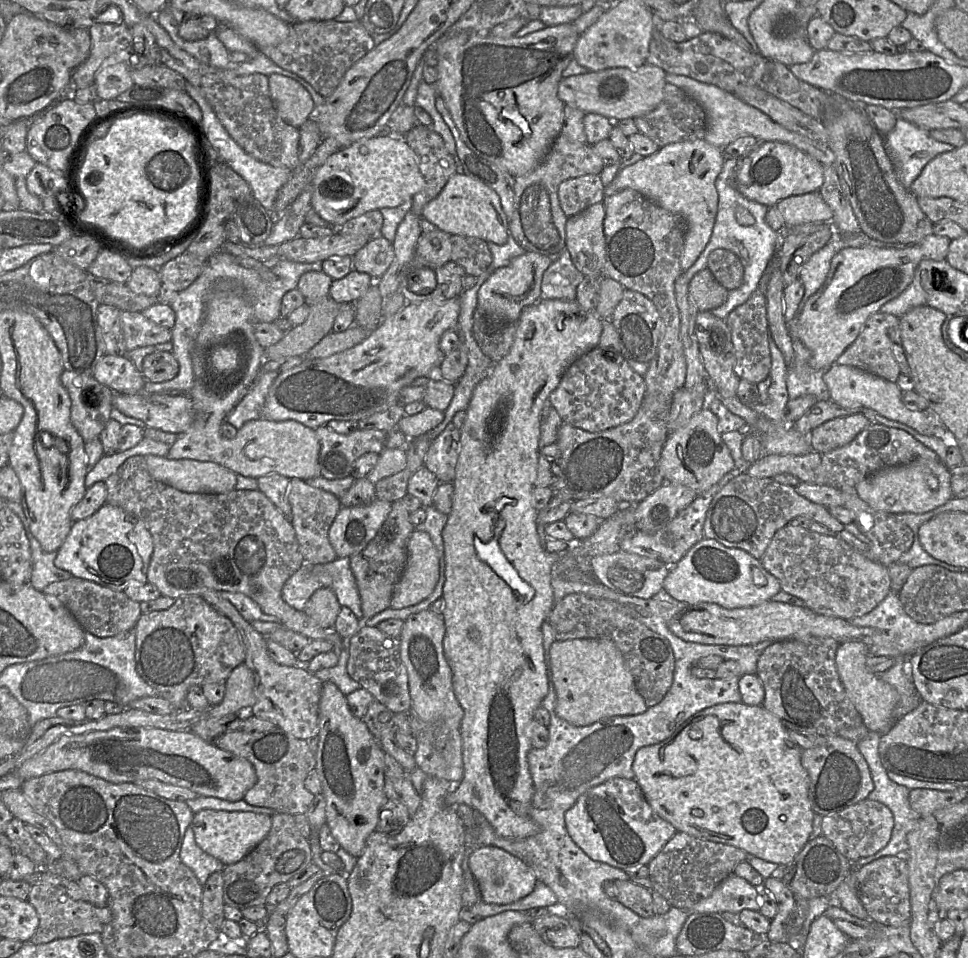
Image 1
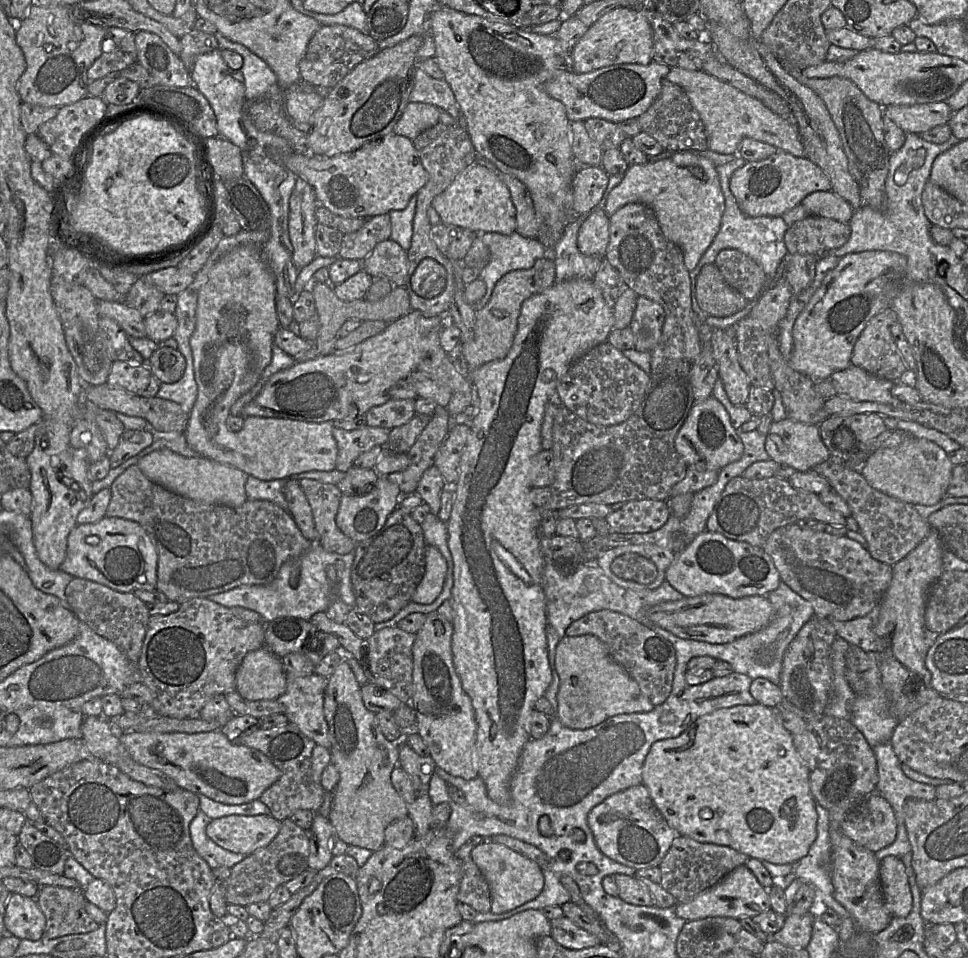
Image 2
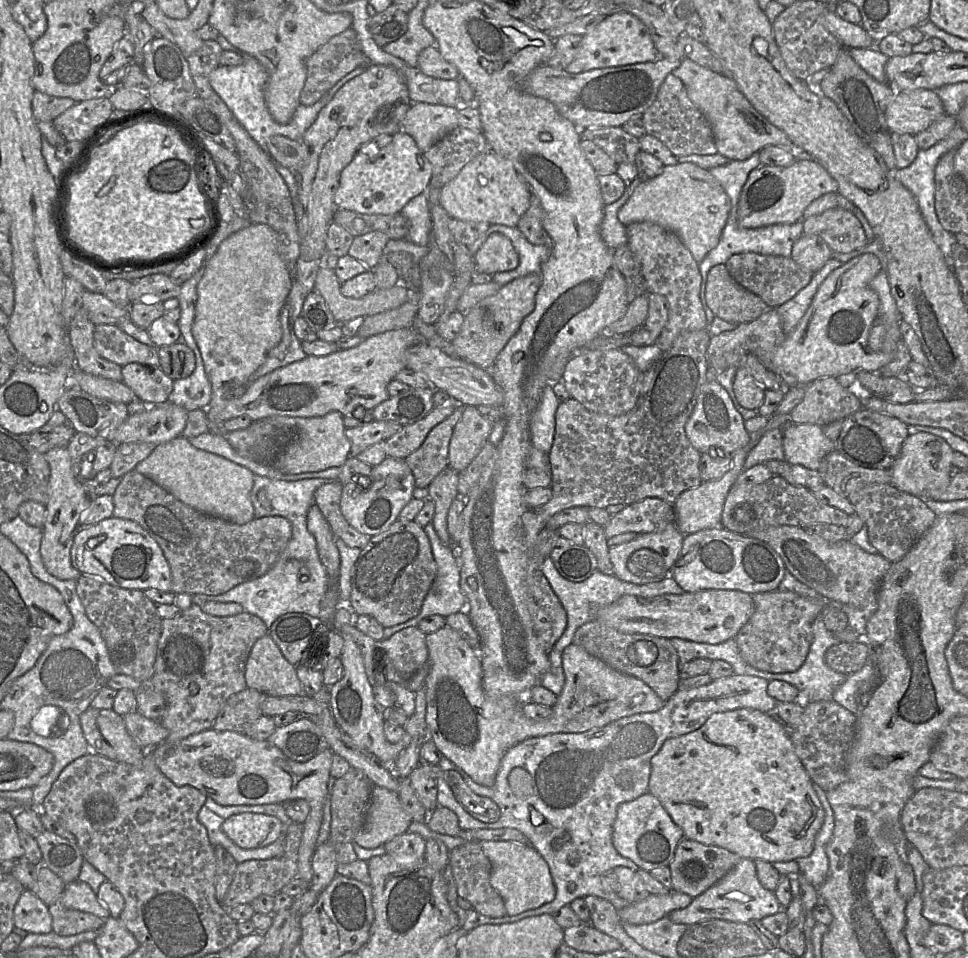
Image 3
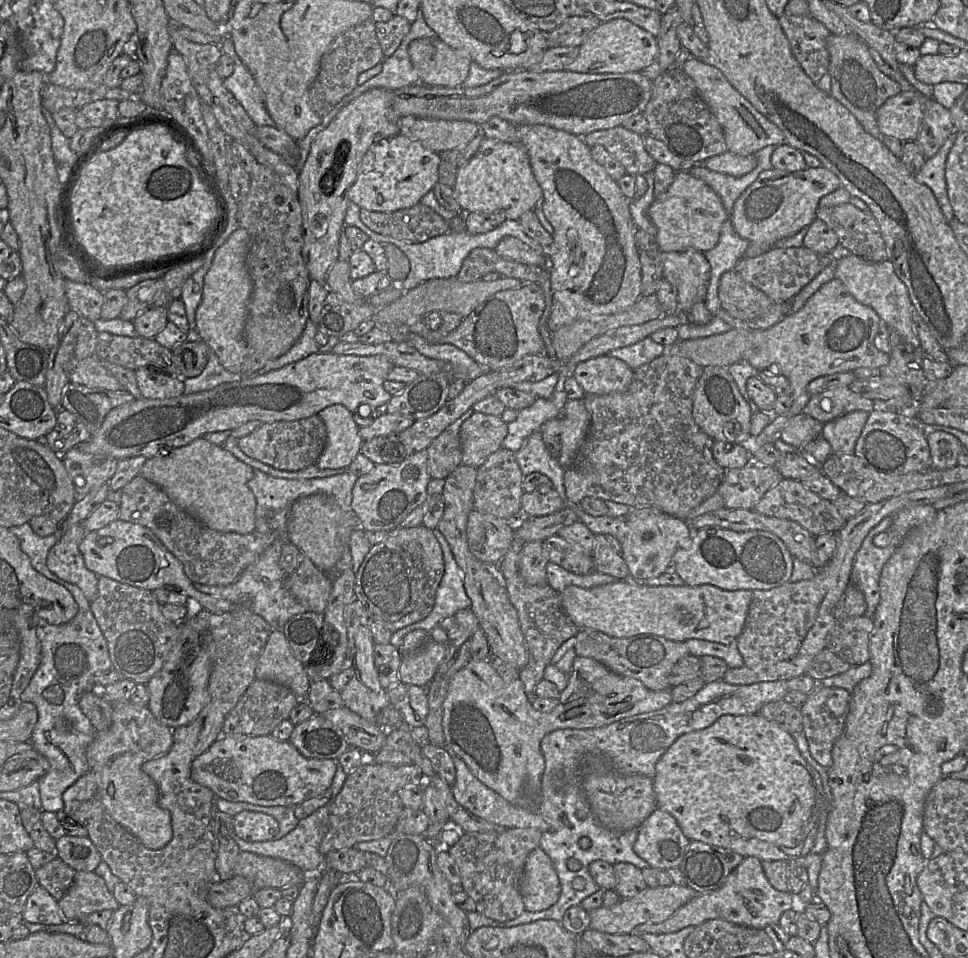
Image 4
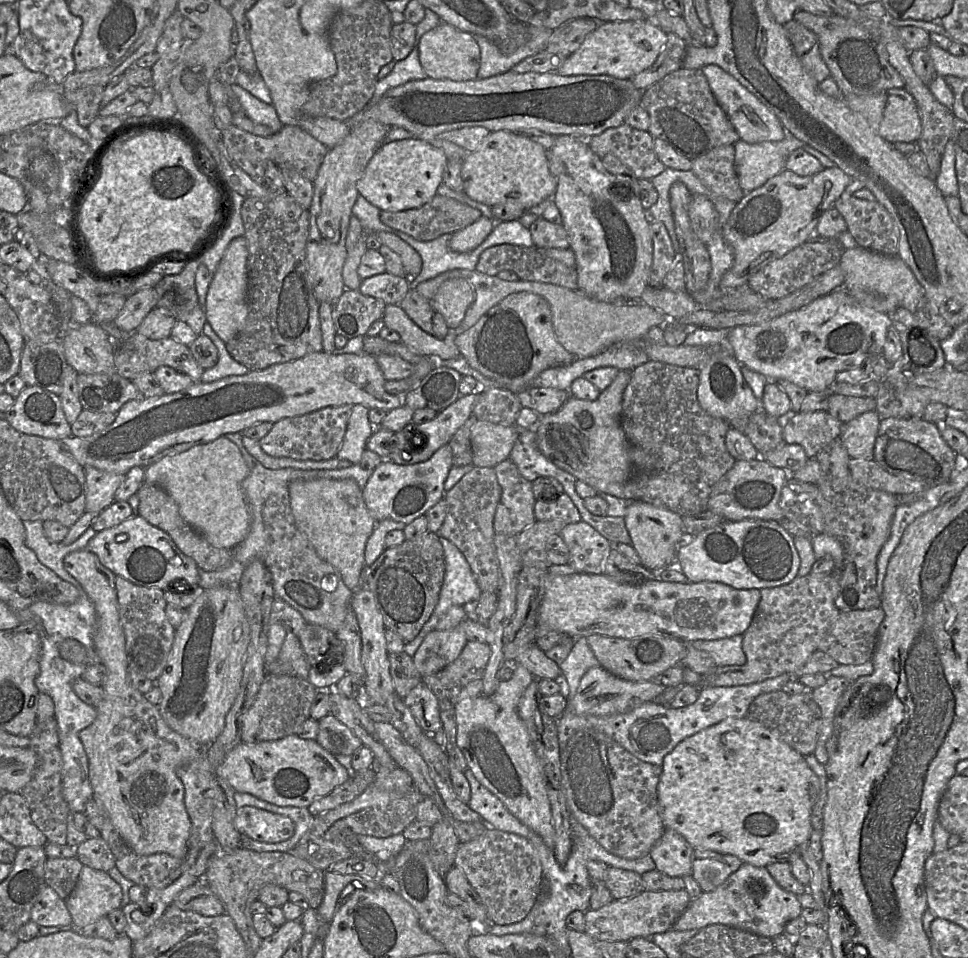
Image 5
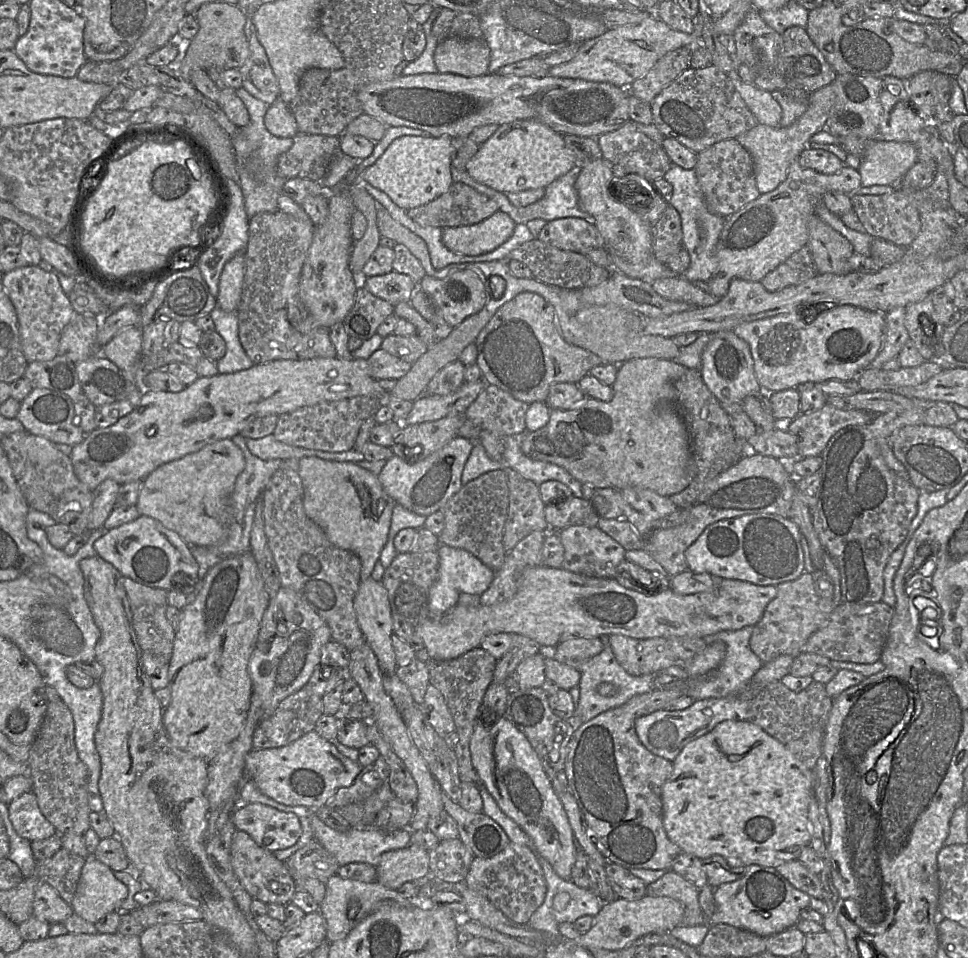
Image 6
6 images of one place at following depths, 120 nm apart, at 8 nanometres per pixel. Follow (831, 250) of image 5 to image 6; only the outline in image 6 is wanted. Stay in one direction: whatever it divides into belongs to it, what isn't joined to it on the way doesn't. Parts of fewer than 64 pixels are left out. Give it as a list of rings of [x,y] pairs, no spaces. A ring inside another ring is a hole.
[[[807,245],[769,272],[760,283],[770,292],[803,283],[819,274]]]

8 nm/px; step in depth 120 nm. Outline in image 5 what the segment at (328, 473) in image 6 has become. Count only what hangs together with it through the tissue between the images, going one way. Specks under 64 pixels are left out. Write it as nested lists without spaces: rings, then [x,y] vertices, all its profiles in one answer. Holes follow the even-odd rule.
[[[315,479],[310,481],[294,480],[288,485],[288,489],[290,507],[296,527],[307,537],[317,555],[339,572],[345,585],[350,590],[355,590],[365,566],[366,542],[377,523],[365,505],[362,488],[353,479]]]

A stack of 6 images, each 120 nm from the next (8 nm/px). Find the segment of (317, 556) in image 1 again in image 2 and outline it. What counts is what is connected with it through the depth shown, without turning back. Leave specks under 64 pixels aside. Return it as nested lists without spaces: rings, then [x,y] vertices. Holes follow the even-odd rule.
[[[311,479],[298,480],[312,510],[318,542],[327,551],[345,555],[353,551],[356,543],[336,525],[342,493],[337,485]]]

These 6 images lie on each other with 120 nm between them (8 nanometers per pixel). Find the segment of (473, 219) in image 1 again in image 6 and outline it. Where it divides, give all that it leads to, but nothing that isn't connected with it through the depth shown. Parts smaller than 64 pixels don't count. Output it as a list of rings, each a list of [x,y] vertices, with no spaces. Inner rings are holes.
[[[523,119],[499,126],[496,132],[469,160],[466,171],[477,182],[502,193],[513,193],[536,188],[546,188],[576,165],[576,156],[566,146],[564,136],[536,119]]]

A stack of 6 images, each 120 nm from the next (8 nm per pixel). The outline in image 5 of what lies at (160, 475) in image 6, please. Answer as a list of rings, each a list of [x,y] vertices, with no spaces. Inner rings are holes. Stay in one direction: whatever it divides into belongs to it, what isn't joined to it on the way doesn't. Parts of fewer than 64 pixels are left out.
[[[221,436],[181,453],[164,456],[150,464],[144,471],[144,483],[162,487],[177,503],[183,520],[212,546],[234,548],[248,535],[251,525],[251,514],[242,489],[242,482],[248,474],[248,465],[238,446],[225,436]]]

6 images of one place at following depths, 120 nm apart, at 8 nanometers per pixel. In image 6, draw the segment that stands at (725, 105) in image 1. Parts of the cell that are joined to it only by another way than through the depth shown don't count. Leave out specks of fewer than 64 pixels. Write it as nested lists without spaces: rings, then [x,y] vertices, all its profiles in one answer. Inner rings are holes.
[[[735,70],[727,75],[734,83],[735,88],[756,117],[758,124],[779,127],[782,109],[775,96],[753,84],[741,80]]]

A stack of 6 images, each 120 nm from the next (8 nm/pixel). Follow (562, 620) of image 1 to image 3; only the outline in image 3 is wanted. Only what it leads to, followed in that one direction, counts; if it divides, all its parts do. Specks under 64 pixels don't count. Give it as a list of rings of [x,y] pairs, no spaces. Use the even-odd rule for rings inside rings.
[[[593,619],[575,631],[573,643],[613,669],[639,678],[664,701],[668,701],[678,690],[681,680],[679,657],[668,638],[642,633],[622,633]]]

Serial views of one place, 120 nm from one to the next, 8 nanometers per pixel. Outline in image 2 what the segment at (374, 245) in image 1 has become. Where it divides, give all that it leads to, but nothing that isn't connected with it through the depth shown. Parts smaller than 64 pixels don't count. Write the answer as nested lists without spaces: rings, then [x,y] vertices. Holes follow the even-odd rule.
[[[388,239],[378,243],[361,262],[362,269],[373,278],[386,278],[394,286],[405,287],[409,259],[397,242]]]

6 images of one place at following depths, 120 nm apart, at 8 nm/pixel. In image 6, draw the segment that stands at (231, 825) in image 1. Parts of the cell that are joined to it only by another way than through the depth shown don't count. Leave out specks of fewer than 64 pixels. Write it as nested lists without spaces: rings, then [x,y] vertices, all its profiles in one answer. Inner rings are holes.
[[[259,803],[238,804],[230,821],[270,852],[293,846],[302,834],[297,815]]]

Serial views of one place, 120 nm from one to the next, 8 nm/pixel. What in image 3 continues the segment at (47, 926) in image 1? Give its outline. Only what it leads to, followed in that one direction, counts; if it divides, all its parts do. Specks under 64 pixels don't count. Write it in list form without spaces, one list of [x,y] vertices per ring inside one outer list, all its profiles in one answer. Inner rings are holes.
[[[60,900],[48,906],[52,916],[52,932],[71,936],[85,931],[100,930],[105,920],[88,912],[66,908]]]

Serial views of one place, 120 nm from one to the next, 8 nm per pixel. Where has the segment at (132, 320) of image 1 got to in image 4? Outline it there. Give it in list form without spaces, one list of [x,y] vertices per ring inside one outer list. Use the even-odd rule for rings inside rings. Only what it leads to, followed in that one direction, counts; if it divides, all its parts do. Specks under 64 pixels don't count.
[[[65,279],[65,291],[70,310],[83,320],[95,322],[100,318],[103,293],[91,283],[78,283]]]

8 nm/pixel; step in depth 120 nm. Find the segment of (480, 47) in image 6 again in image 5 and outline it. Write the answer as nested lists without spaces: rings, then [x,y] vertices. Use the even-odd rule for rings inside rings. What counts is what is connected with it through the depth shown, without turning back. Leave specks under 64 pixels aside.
[[[444,22],[421,36],[418,42],[418,55],[423,70],[431,79],[467,81],[477,78],[480,47],[476,38]]]

